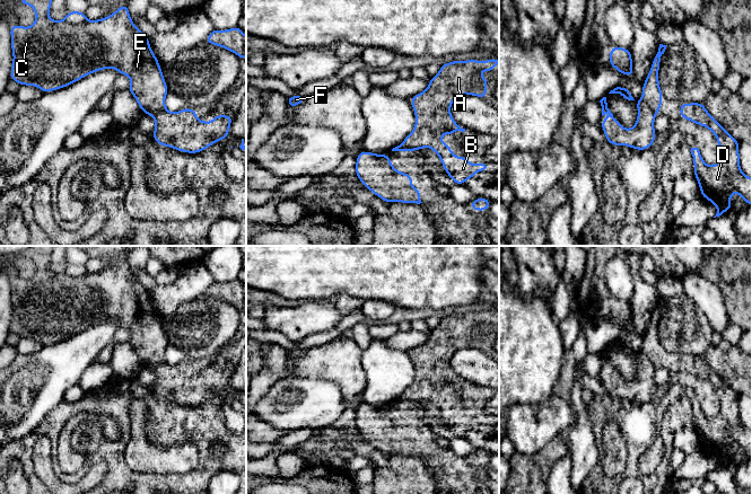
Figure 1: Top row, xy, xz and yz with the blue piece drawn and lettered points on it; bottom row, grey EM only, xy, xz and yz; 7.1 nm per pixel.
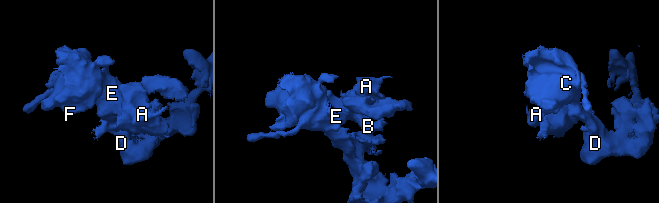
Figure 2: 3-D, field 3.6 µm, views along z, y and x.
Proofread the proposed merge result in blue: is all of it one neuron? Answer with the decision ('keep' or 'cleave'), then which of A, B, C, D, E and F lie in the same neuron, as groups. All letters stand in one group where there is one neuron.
cleave; A B / C D E F

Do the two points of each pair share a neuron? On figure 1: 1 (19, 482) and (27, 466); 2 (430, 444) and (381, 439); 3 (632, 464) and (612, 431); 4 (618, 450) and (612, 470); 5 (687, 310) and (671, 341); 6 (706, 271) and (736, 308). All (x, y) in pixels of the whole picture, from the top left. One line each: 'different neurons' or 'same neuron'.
1: different neurons
2: same neuron
3: different neurons
4: same neuron
5: same neuron
6: same neuron

